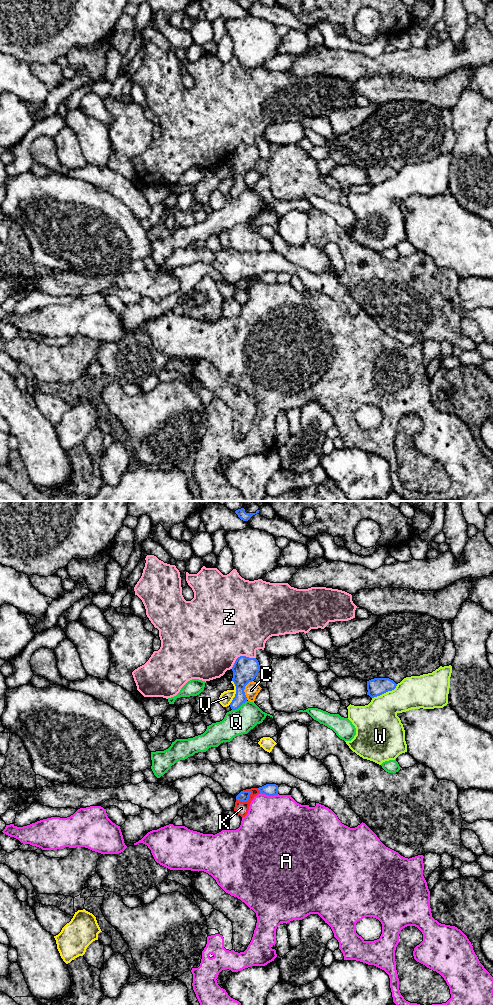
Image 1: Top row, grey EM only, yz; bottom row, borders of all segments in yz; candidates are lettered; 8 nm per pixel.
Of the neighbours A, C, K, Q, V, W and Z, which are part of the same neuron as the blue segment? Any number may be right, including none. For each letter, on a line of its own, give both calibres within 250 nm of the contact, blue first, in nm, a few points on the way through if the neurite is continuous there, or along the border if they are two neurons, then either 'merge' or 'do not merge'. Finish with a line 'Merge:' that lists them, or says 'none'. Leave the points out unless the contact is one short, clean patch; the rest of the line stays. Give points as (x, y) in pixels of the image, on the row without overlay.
A: 100 nm thick on the blue side, 480 nm on the other; do not merge
C: 200 nm thick on the blue side, 120 nm on the other; do not merge
K: 90 nm thick on the blue side, 110 nm on the other; merge
Q: 160 nm thick on the blue side, 200 nm on the other; do not merge
V: 200 nm thick on the blue side, 100 nm on the other; do not merge
W: 140 nm thick on the blue side, 320 nm on the other; do not merge
Z: 200 nm thick on the blue side, 500 nm on the other; do not merge
Merge: K

